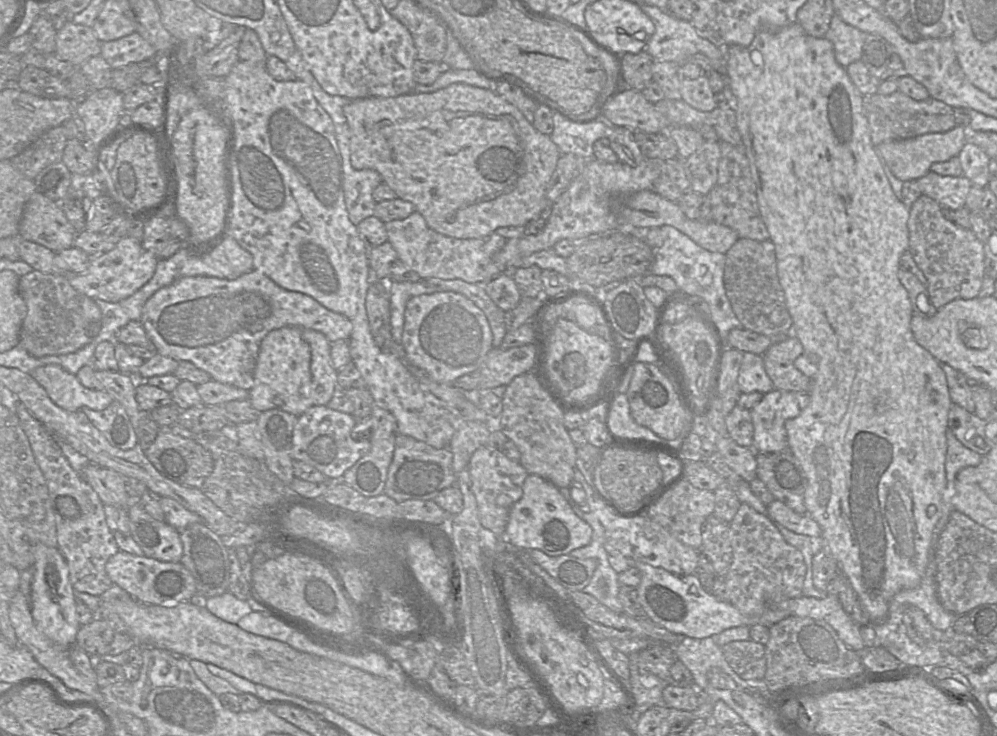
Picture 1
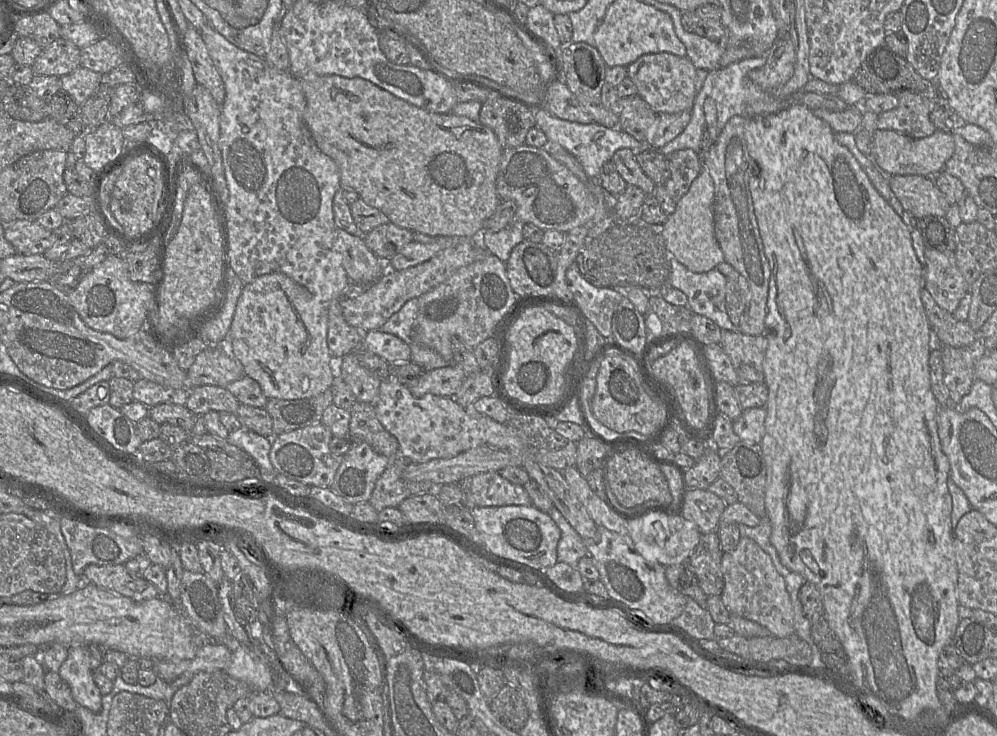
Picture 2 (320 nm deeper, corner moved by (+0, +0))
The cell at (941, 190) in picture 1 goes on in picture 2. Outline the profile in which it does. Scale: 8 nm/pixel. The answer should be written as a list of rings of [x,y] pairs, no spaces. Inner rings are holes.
[[[892,175],[888,176],[889,186],[903,209],[915,218],[921,219],[926,216],[945,216],[950,203],[945,195],[937,187],[934,178],[921,175]]]

